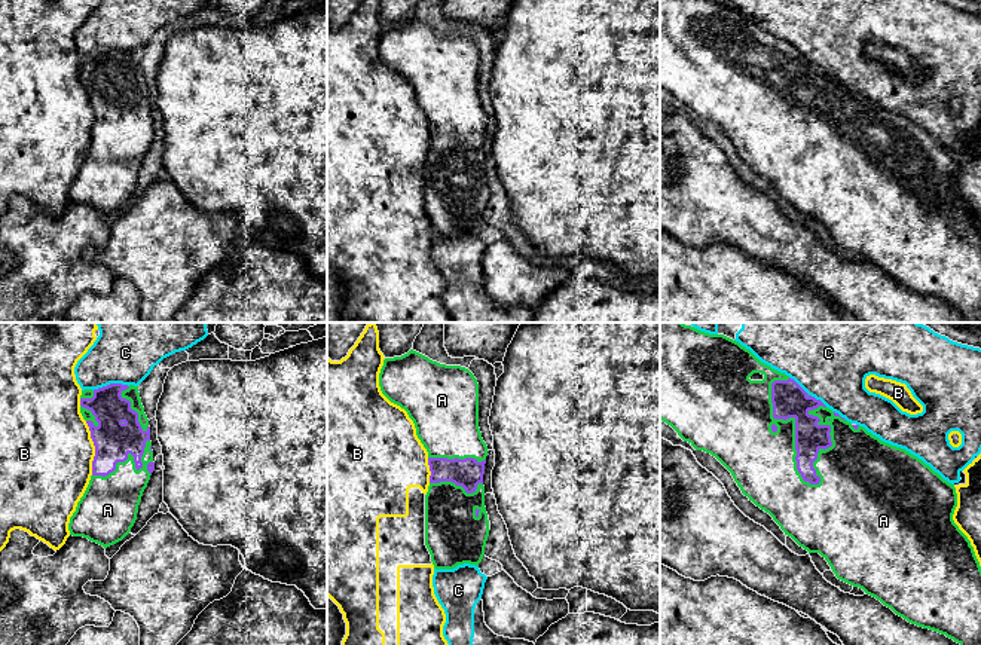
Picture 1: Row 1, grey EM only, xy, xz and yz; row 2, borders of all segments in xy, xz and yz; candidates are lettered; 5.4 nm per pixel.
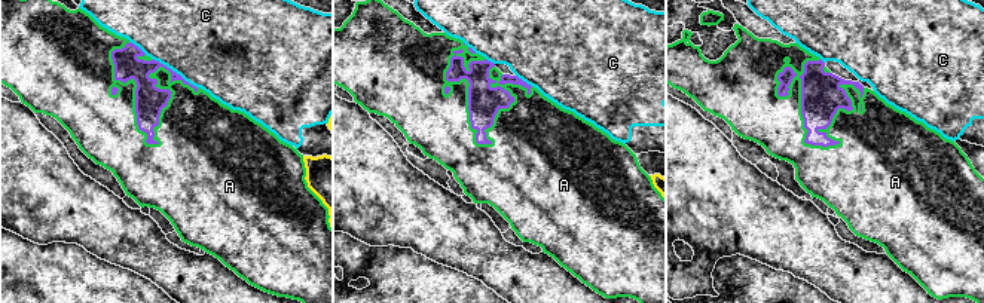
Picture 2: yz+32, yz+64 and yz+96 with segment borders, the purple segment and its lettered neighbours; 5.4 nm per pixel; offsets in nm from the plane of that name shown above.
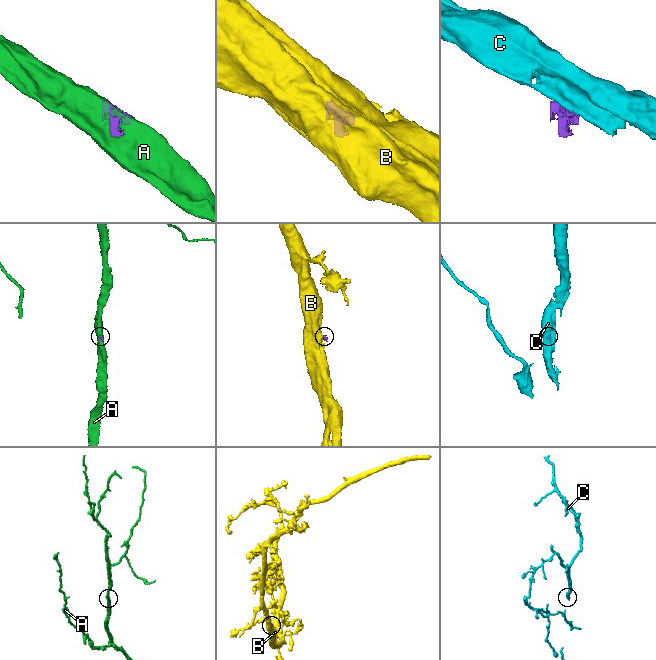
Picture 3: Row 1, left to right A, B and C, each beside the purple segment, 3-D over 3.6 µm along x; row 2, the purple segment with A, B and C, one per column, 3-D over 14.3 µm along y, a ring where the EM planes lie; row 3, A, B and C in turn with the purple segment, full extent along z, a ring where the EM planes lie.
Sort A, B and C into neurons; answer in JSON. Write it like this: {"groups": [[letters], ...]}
{"groups": [["A"], ["B"], ["C"]]}

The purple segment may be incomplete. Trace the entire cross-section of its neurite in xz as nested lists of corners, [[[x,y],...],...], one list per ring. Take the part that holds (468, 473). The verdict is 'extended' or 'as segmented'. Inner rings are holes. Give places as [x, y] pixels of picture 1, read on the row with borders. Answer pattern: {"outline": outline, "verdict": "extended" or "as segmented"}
{"outline": [[[410,349],[407,354],[385,358],[379,373],[382,394],[404,409],[413,421],[416,435],[428,452],[430,486],[425,495],[425,545],[436,569],[453,569],[470,563],[479,566],[489,537],[489,520],[485,507],[483,474],[488,446],[479,428],[479,383],[474,375],[461,366],[446,366]]], "verdict": "extended"}

